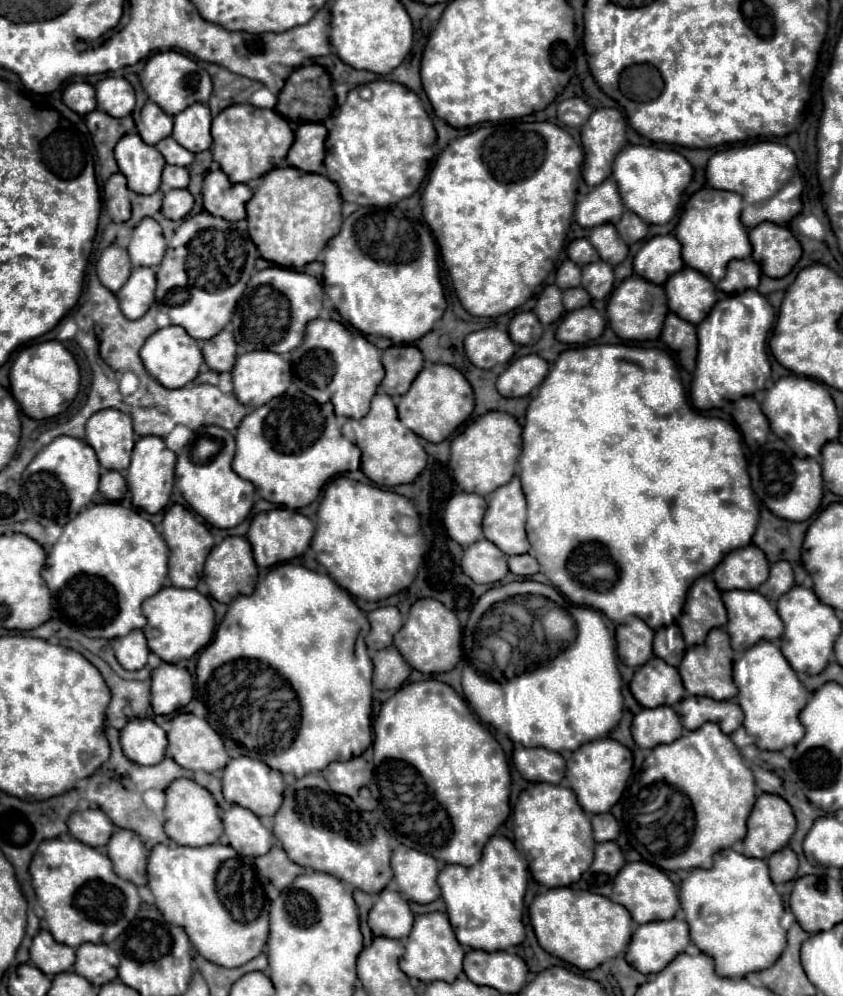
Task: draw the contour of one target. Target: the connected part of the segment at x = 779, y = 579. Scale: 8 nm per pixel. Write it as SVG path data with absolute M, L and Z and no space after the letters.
M777 561L771 565L769 579L759 587L759 593L765 595L773 605L775 601L793 587L793 571L787 561Z

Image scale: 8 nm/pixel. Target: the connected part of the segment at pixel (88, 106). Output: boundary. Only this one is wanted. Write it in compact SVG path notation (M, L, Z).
M85 81L67 85L67 89L63 91L63 101L73 111L79 111L79 115L87 115L87 113L91 113L97 107L95 89L89 83L85 83Z

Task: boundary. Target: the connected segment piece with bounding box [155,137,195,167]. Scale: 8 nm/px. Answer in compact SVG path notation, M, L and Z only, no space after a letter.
M167 137L163 141L159 141L155 145L159 149L159 153L165 157L165 161L169 165L179 165L179 167L187 167L191 161L193 161L193 153L187 151L185 147L181 147L173 137Z

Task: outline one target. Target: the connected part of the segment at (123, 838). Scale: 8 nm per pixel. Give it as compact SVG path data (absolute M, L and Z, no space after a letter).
M117 829L107 843L107 855L113 861L113 871L131 883L147 883L147 849L139 835L129 829Z

